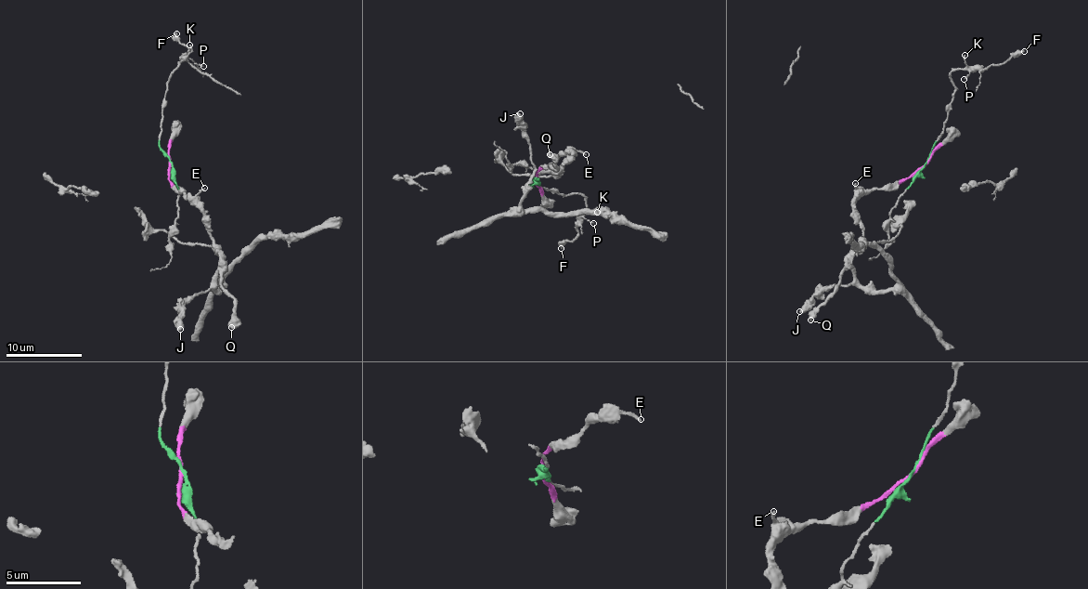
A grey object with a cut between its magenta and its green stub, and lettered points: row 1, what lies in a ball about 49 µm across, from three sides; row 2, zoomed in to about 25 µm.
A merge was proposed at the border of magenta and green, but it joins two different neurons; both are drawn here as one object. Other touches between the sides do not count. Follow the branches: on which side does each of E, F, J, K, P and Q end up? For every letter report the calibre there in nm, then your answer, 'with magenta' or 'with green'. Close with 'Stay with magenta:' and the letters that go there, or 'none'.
E: calibre 190 nm; with magenta
F: calibre 440 nm; with green
J: calibre 500 nm; with magenta
K: calibre 150 nm; with green
P: calibre 110 nm; with green
Q: calibre 600 nm; with magenta
Stay with magenta: E, J, Q

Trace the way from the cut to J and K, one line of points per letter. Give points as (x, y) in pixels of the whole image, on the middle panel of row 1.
J: (537, 182), (538, 170), (570, 153), (559, 170), (540, 171), (531, 161), (520, 113)
K: (537, 184), (566, 194), (578, 193), (584, 197), (589, 213), (597, 212)

